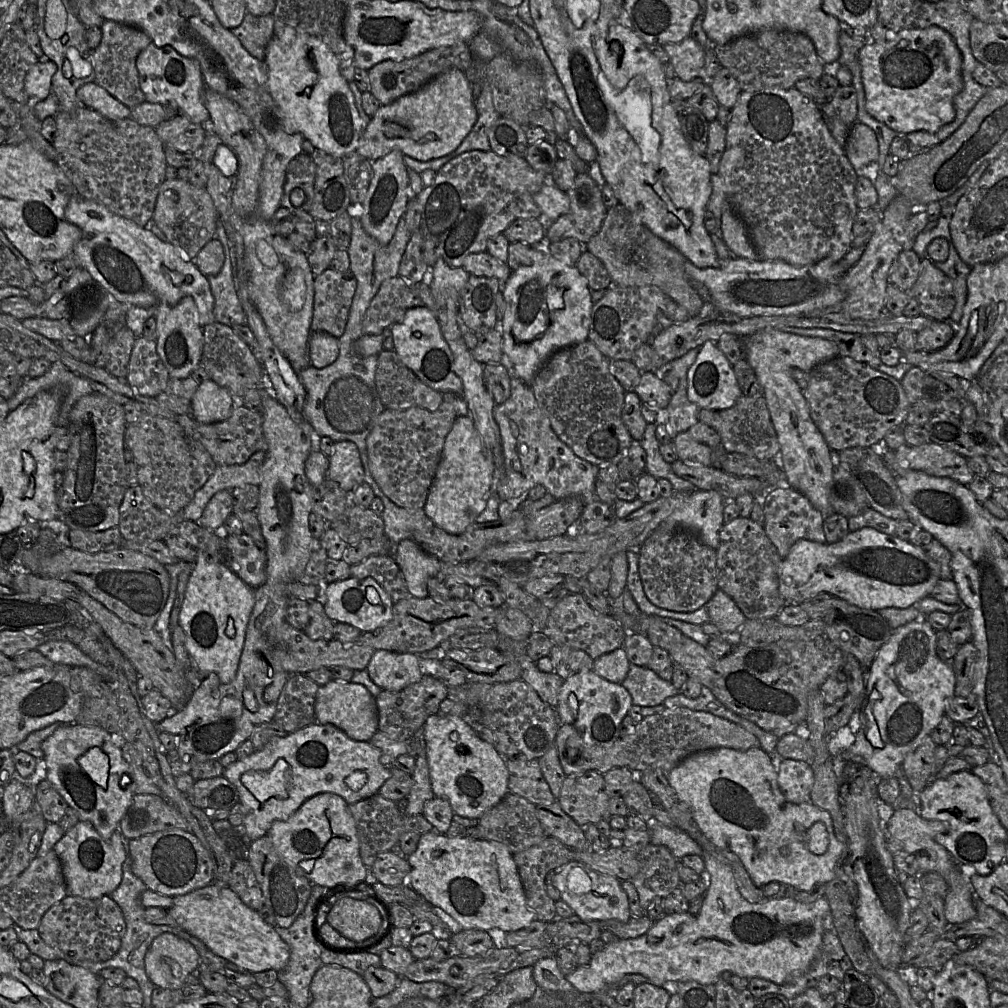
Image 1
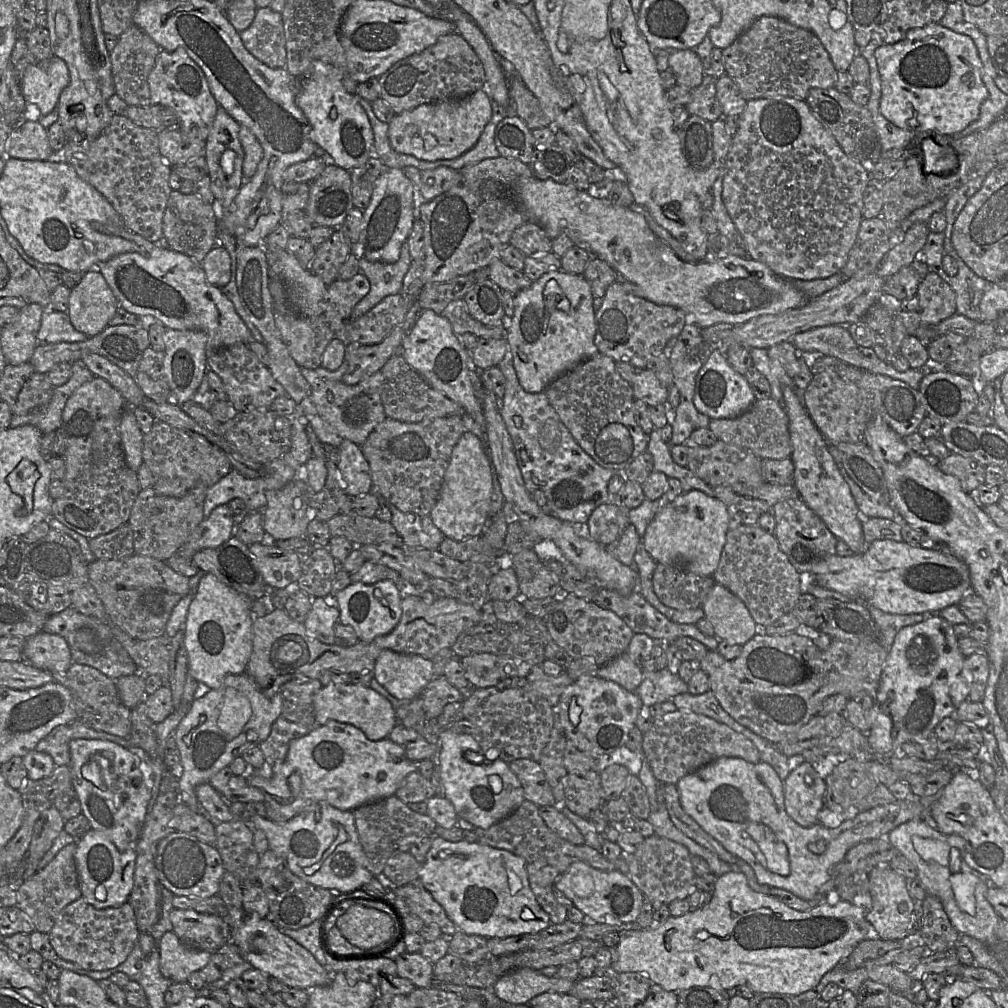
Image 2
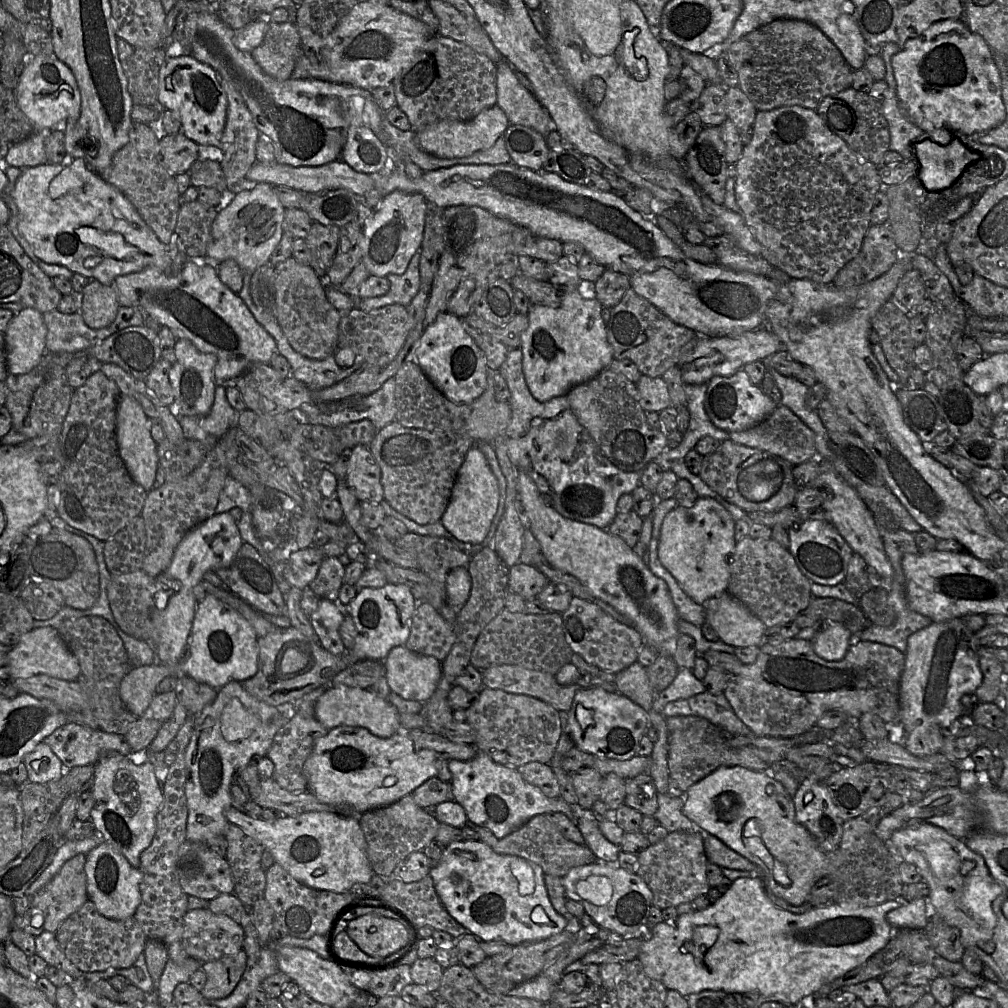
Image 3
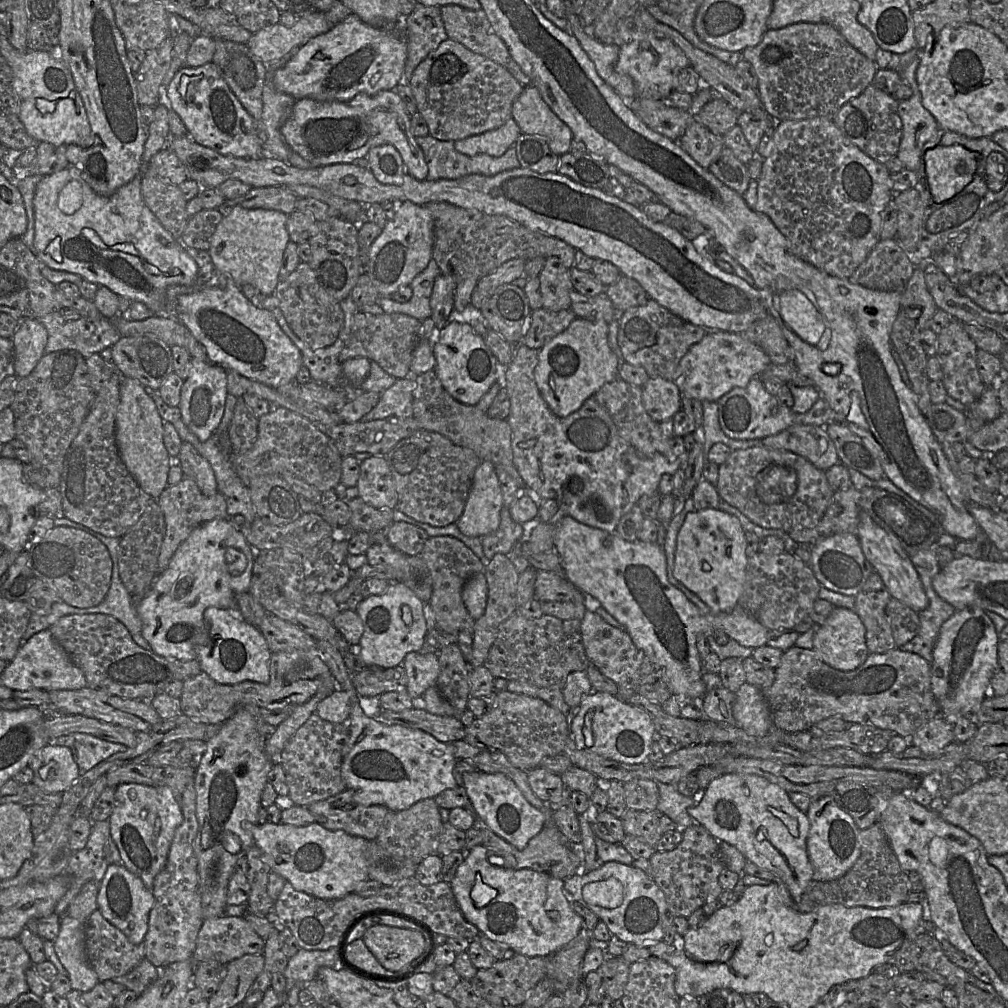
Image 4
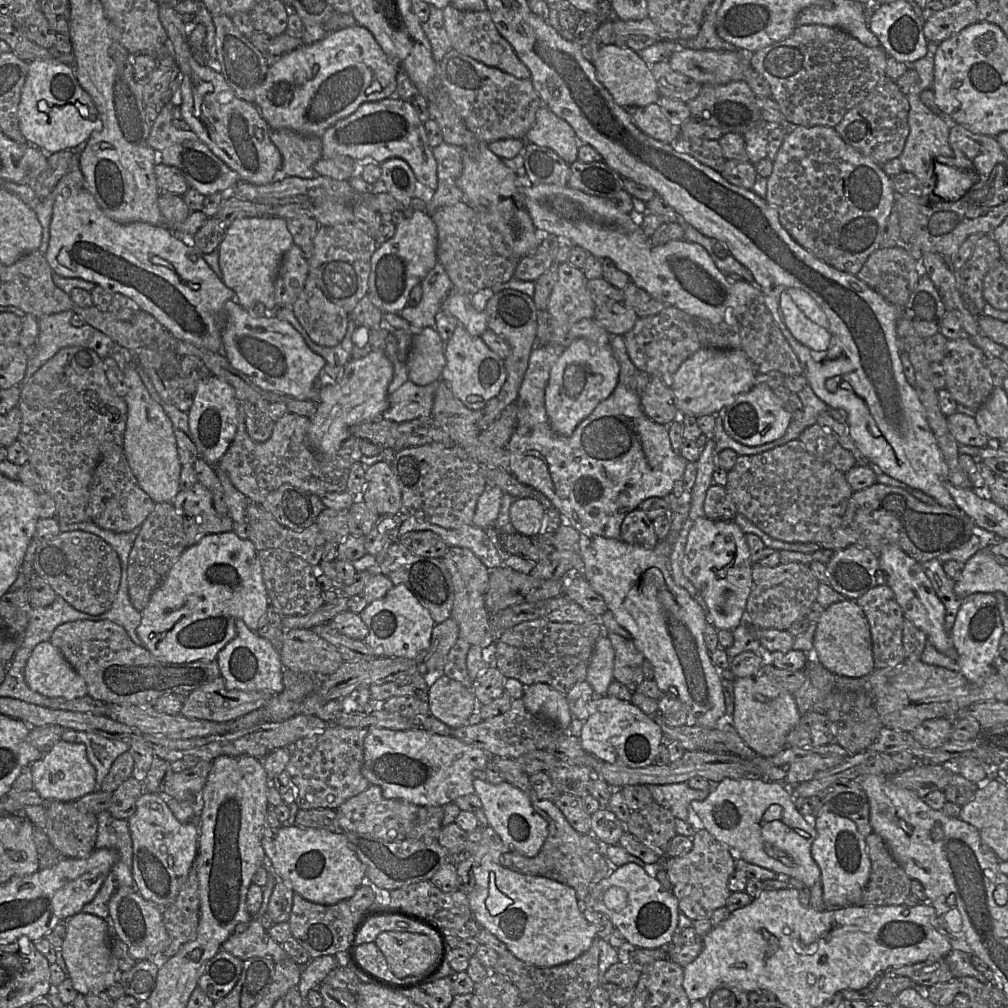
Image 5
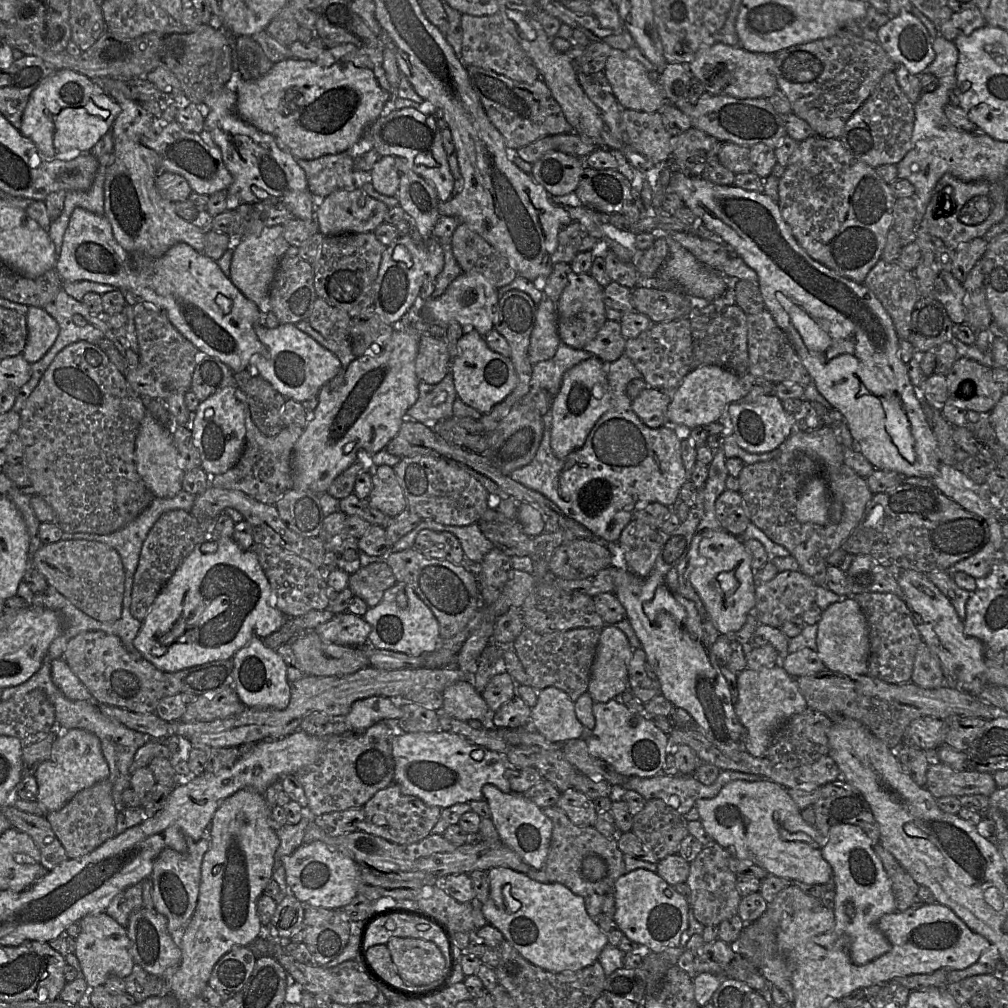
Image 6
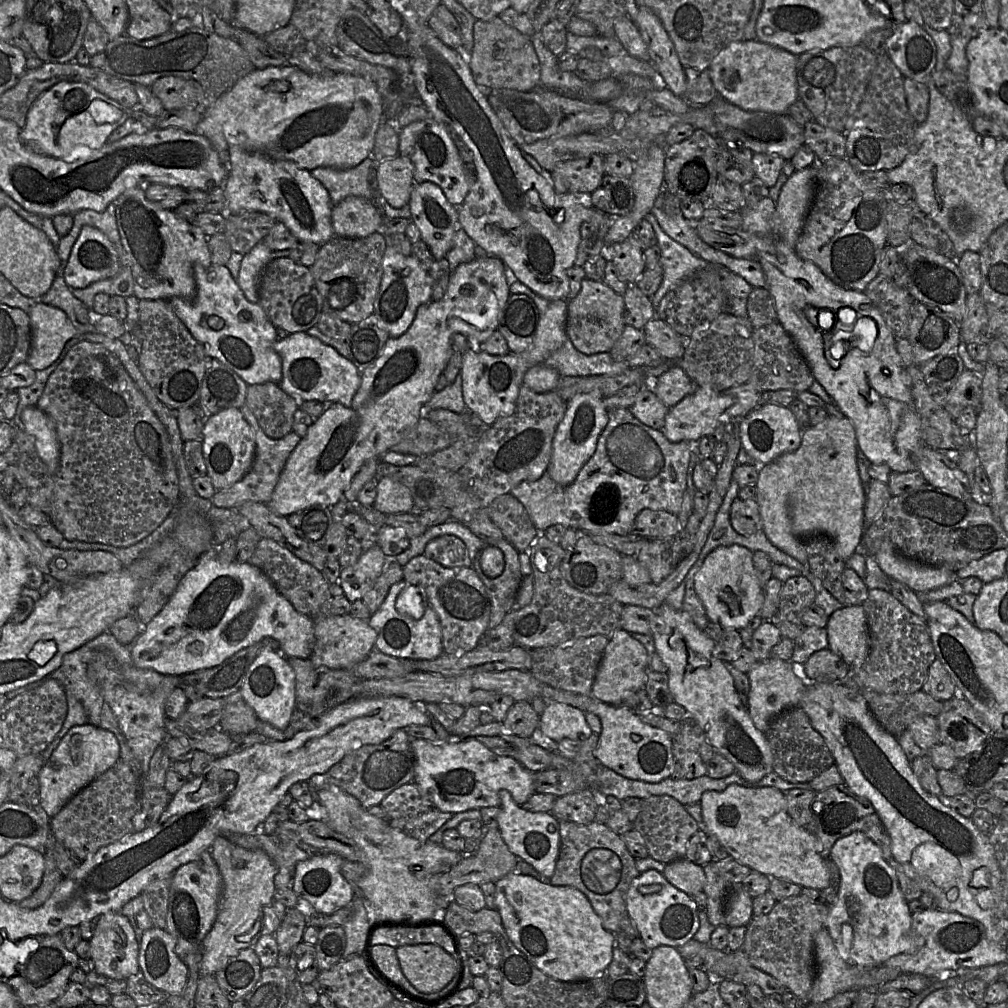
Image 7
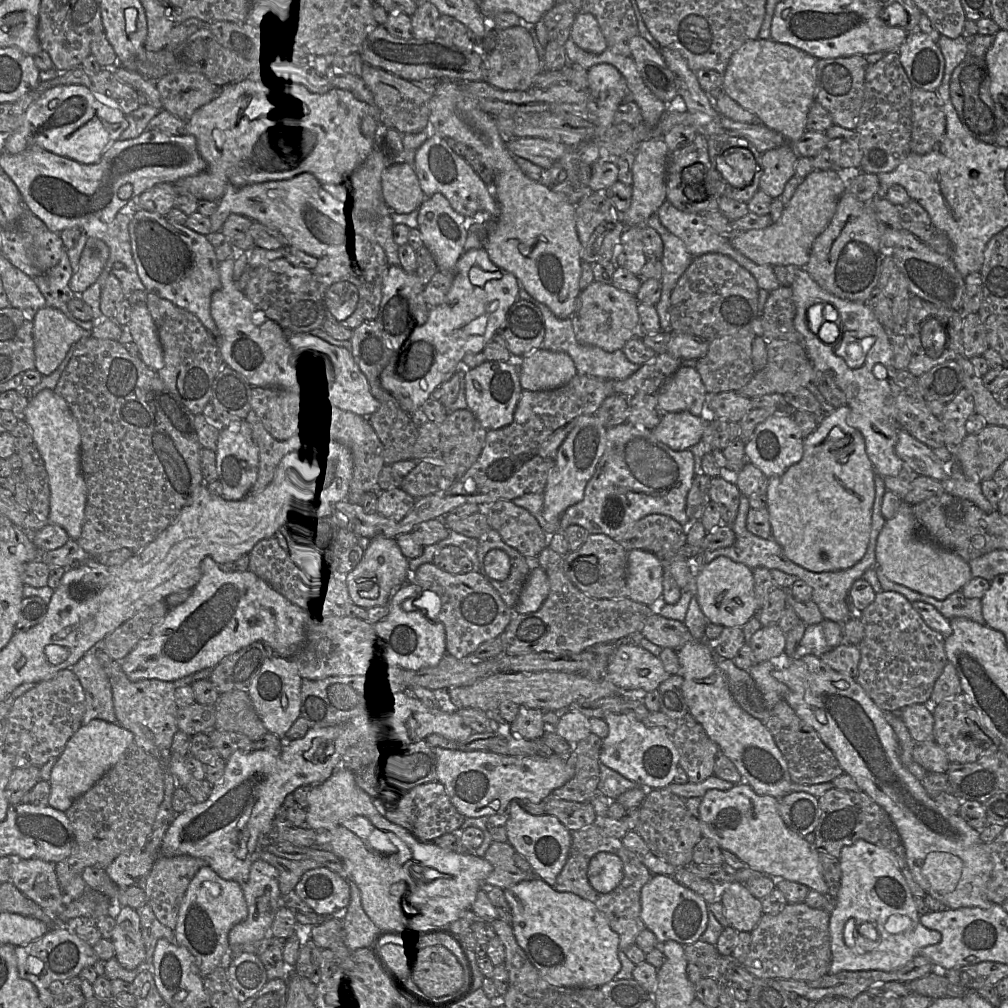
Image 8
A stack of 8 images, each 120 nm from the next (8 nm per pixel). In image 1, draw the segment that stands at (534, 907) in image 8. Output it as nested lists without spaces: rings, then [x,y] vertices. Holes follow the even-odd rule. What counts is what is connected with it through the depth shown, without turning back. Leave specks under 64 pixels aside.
[[[429,831],[421,835],[416,851],[406,858],[411,867],[407,884],[427,903],[449,914],[462,930],[483,930],[496,937],[496,933],[520,930],[537,920],[534,911],[527,905],[513,853],[500,842],[484,838],[449,837],[438,831]]]

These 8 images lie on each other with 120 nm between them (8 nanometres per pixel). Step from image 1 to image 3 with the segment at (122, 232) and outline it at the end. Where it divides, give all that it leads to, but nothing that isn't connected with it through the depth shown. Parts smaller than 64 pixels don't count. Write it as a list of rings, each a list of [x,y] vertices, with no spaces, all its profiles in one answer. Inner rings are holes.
[[[188,259],[178,273],[166,273],[148,267],[139,272],[118,276],[112,286],[116,291],[119,307],[140,308],[151,320],[161,326],[170,327],[177,337],[190,340],[201,352],[214,354],[214,376],[217,386],[234,381],[253,364],[268,364],[277,353],[275,339],[256,320],[243,299],[221,281],[216,267],[204,264],[200,260]]]

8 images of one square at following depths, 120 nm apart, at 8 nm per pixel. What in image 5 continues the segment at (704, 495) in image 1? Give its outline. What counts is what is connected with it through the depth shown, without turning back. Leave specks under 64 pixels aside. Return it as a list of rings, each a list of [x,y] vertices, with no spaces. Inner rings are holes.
[[[696,519],[688,533],[682,570],[706,602],[714,627],[732,631],[746,620],[752,563],[745,533],[735,521]]]

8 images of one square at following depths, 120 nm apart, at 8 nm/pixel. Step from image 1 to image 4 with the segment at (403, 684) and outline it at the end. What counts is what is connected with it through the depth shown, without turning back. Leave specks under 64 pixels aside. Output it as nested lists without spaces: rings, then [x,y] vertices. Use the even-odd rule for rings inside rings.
[[[410,652],[402,666],[408,678],[406,692],[412,698],[421,697],[429,687],[436,685],[440,671],[437,653]]]

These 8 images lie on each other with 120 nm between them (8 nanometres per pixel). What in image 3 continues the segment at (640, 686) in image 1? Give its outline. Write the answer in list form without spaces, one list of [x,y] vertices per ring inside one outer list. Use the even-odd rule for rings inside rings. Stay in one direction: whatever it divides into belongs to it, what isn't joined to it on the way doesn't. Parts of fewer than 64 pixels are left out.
[[[682,668],[673,682],[665,690],[655,695],[653,709],[661,713],[663,706],[670,702],[687,700],[704,692],[706,691],[703,682],[697,679],[690,669]]]

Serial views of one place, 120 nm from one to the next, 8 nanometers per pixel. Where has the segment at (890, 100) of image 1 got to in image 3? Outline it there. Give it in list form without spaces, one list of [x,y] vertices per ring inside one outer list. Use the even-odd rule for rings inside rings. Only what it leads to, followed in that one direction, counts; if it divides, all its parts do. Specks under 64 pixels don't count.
[[[961,20],[935,22],[920,36],[907,40],[903,48],[892,56],[891,66],[899,104],[907,118],[923,131],[943,128],[952,134],[980,134],[999,126],[1006,118],[994,51],[981,35],[971,31]]]

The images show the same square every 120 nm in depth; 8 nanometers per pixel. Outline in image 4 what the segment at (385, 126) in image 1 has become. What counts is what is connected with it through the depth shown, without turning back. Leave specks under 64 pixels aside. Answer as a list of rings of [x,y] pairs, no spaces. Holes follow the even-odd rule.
[[[510,118],[495,130],[455,141],[454,148],[467,156],[485,154],[499,157],[513,147],[521,133],[515,120]]]

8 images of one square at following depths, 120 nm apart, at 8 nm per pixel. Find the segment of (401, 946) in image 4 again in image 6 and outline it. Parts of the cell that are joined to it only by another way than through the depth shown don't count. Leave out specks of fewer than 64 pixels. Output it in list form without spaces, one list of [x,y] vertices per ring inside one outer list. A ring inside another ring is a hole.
[[[392,937],[386,946],[398,974],[412,990],[436,989],[444,981],[448,959],[433,942]]]

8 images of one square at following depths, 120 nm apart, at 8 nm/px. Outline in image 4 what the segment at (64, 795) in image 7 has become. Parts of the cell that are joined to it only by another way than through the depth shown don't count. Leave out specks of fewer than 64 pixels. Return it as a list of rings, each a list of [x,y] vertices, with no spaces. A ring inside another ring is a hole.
[[[47,744],[30,759],[28,766],[34,773],[32,783],[47,793],[63,793],[80,777],[80,770],[72,751],[64,746]]]

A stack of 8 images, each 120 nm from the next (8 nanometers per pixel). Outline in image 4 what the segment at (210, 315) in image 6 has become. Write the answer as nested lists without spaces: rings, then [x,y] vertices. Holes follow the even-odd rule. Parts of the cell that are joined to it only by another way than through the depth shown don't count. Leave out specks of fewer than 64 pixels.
[[[69,166],[59,172],[43,176],[38,182],[33,198],[37,257],[55,270],[78,274],[83,279],[106,286],[120,297],[132,302],[143,302],[155,314],[172,314],[171,306],[177,295],[197,288],[198,266],[159,222],[146,205],[138,175],[120,187],[111,196],[97,194],[82,177],[81,172]]]

